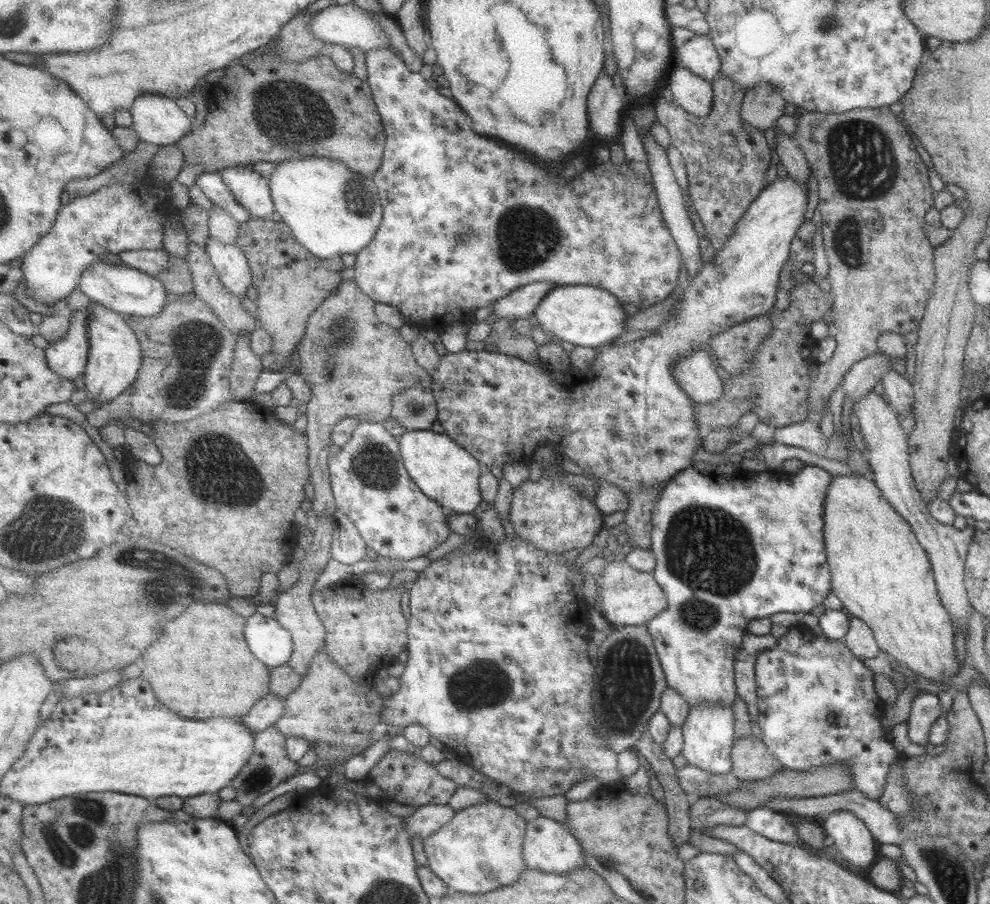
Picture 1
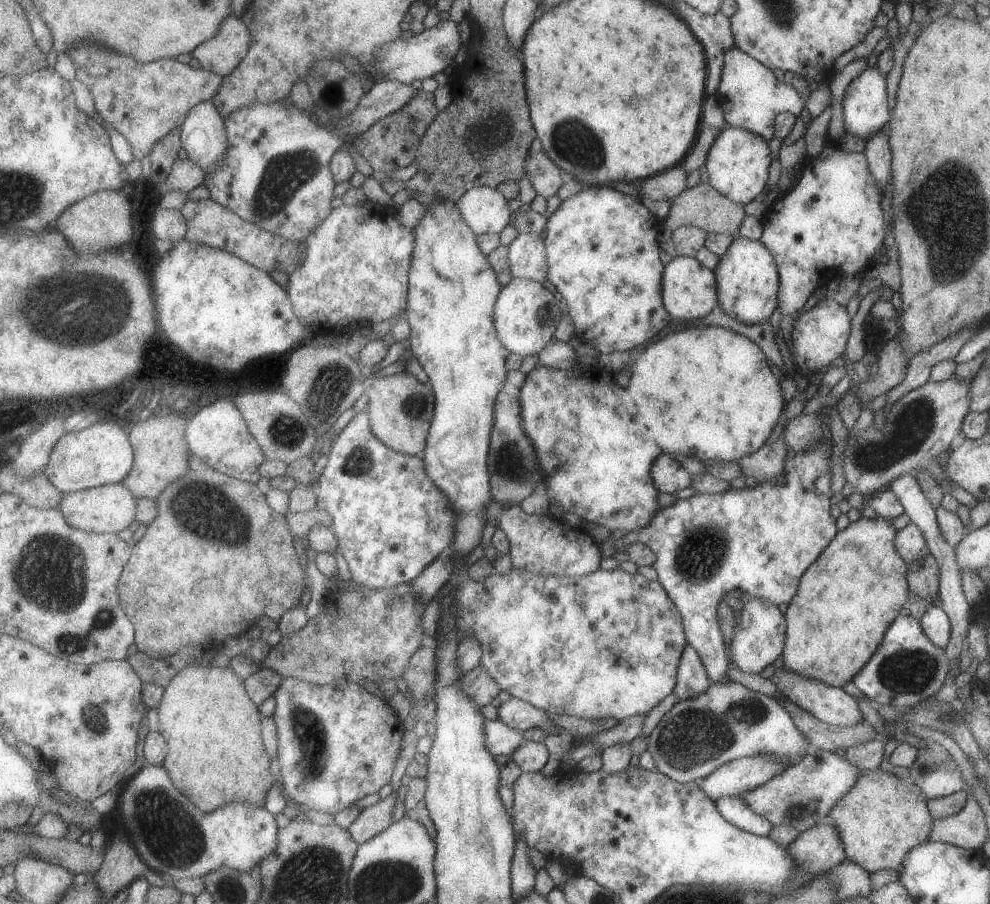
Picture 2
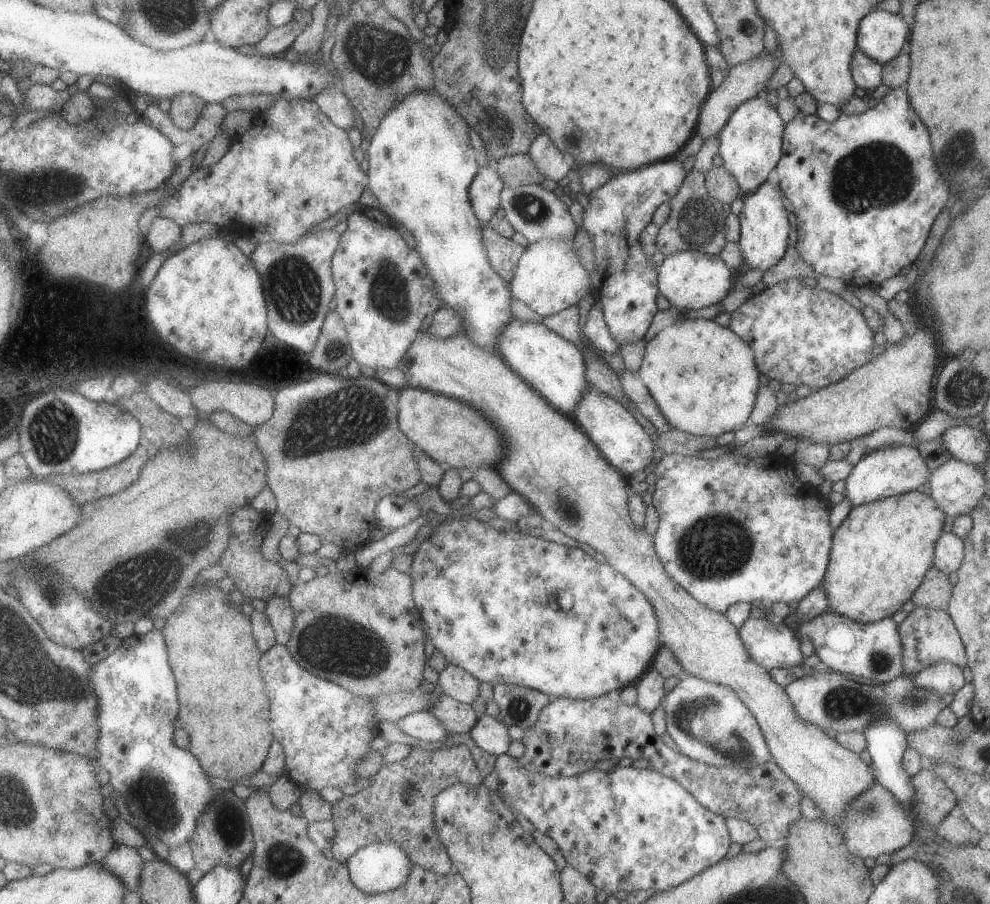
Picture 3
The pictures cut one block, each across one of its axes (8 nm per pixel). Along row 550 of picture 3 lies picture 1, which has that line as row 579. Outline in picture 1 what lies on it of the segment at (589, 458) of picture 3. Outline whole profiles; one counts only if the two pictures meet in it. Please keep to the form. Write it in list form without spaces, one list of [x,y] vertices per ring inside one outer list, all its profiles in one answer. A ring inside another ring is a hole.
[[[624,560],[606,561],[601,576],[595,578],[603,612],[612,628],[643,625],[667,608],[668,602],[662,588],[651,572],[635,570]]]

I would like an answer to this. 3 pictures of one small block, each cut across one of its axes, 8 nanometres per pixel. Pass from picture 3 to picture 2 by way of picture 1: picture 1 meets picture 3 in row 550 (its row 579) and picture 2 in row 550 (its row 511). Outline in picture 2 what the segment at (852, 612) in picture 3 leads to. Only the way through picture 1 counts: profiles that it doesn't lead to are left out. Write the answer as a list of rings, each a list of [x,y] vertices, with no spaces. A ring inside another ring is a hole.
[[[860,516],[843,530],[837,531],[831,542],[803,572],[797,592],[787,605],[784,615],[786,627],[782,668],[841,687],[851,681],[855,673],[871,658],[891,621],[907,605],[909,593],[907,564],[901,560],[899,552],[895,552],[893,539],[897,530],[891,526],[889,520],[881,516]]]

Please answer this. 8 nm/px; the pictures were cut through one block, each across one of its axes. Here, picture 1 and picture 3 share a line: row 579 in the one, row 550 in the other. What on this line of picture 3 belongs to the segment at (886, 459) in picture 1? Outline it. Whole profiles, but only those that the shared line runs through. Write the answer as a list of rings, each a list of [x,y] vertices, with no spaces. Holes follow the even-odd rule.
[[[941,532],[941,536],[935,542],[932,566],[947,577],[948,574],[955,572],[961,566],[963,557],[963,539],[951,532]]]

